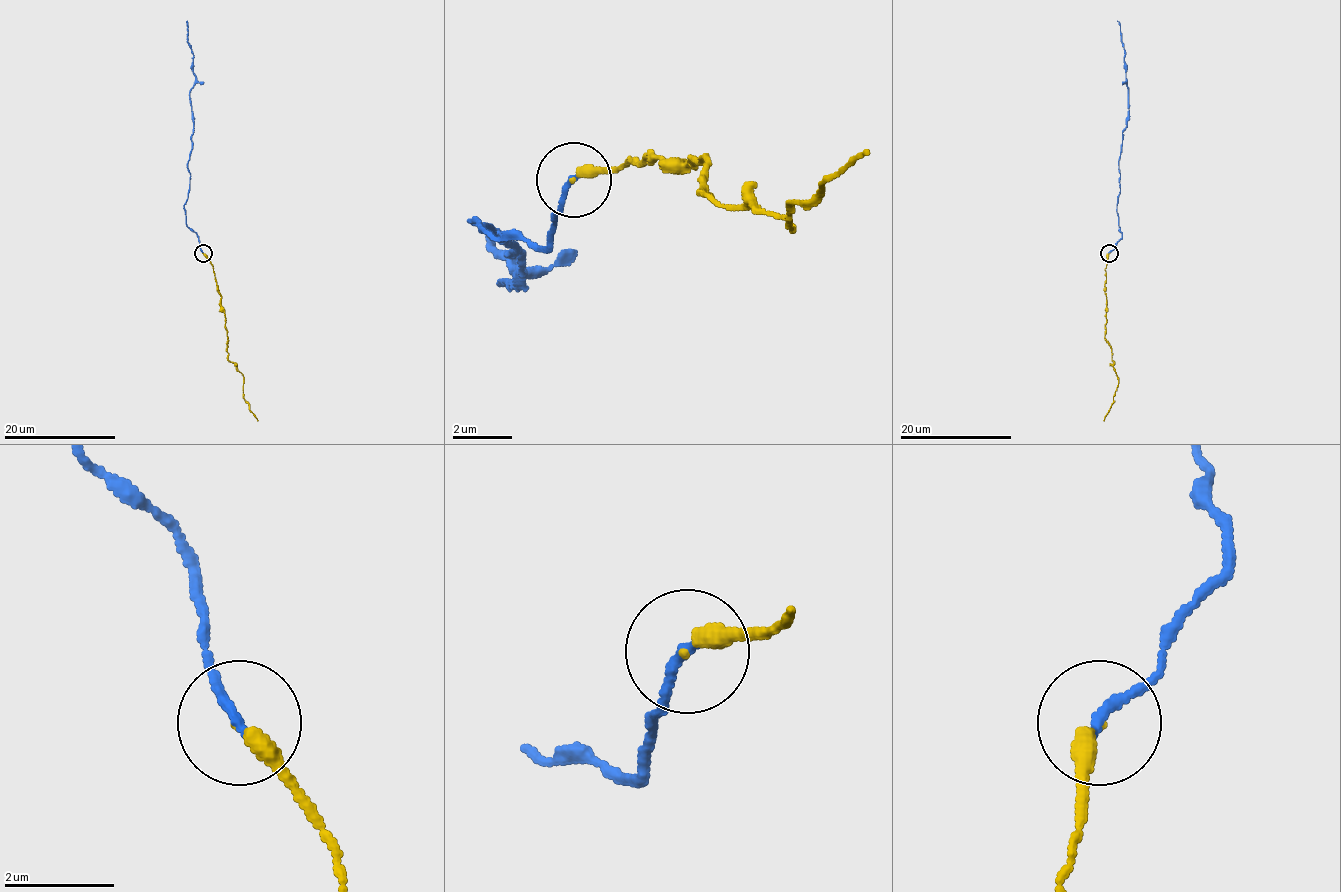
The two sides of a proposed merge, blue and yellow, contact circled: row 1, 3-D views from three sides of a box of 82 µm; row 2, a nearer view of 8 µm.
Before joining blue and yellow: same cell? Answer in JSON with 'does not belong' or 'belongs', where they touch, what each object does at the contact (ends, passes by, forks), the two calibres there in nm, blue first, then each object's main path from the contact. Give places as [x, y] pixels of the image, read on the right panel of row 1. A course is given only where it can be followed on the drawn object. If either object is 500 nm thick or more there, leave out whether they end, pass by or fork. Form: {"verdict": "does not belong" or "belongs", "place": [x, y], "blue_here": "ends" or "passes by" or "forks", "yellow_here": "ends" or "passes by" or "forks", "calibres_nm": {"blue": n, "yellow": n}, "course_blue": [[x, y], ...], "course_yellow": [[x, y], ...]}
{"verdict": "belongs", "place": [1109, 253], "blue_here": "ends", "yellow_here": "ends", "calibres_nm": {"blue": 180, "yellow": 300}, "course_blue": [[1109, 253], [1122, 235], [1116, 203], [1120, 191], [1119, 161], [1123, 129], [1129, 110], [1125, 51], [1118, 21]], "course_yellow": [[1109, 253], [1105, 269], [1105, 341], [1111, 348], [1118, 387], [1104, 420]]}

